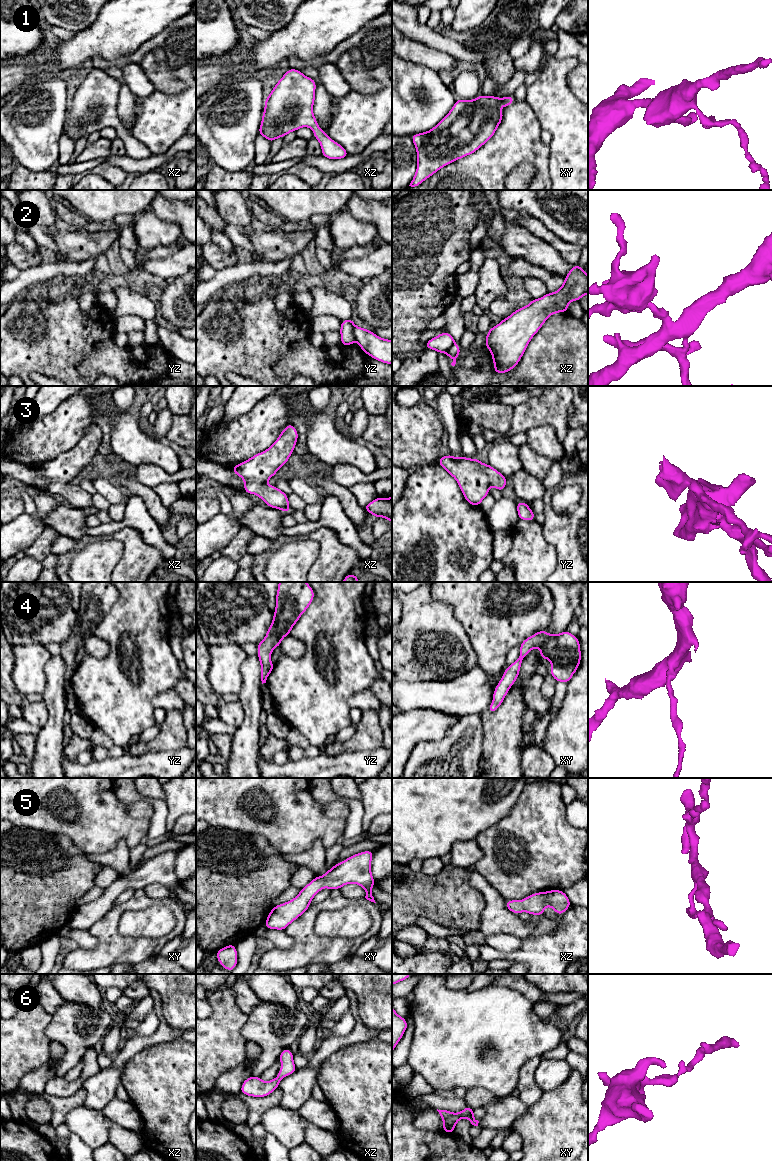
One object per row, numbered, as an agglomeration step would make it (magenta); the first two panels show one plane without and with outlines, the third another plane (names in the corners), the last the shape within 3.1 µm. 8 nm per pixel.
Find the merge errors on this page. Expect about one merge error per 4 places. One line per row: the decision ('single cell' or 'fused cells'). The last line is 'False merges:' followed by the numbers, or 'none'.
1: single cell
2: fused cells
3: single cell
4: single cell
5: single cell
6: single cell
False merges: 2

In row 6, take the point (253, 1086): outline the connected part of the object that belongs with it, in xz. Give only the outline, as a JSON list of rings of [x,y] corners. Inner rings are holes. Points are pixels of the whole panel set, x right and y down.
[[[288,1048],[284,1049],[278,1059],[282,1066],[275,1079],[265,1082],[260,1077],[251,1076],[244,1080],[240,1092],[252,1097],[266,1097],[270,1095],[279,1087],[279,1083],[284,1077],[293,1074],[297,1070],[293,1056],[293,1053]]]

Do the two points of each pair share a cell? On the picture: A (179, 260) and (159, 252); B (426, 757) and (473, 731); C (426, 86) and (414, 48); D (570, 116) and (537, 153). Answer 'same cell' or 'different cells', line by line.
A: different cells
B: same cell
C: different cells
D: different cells

